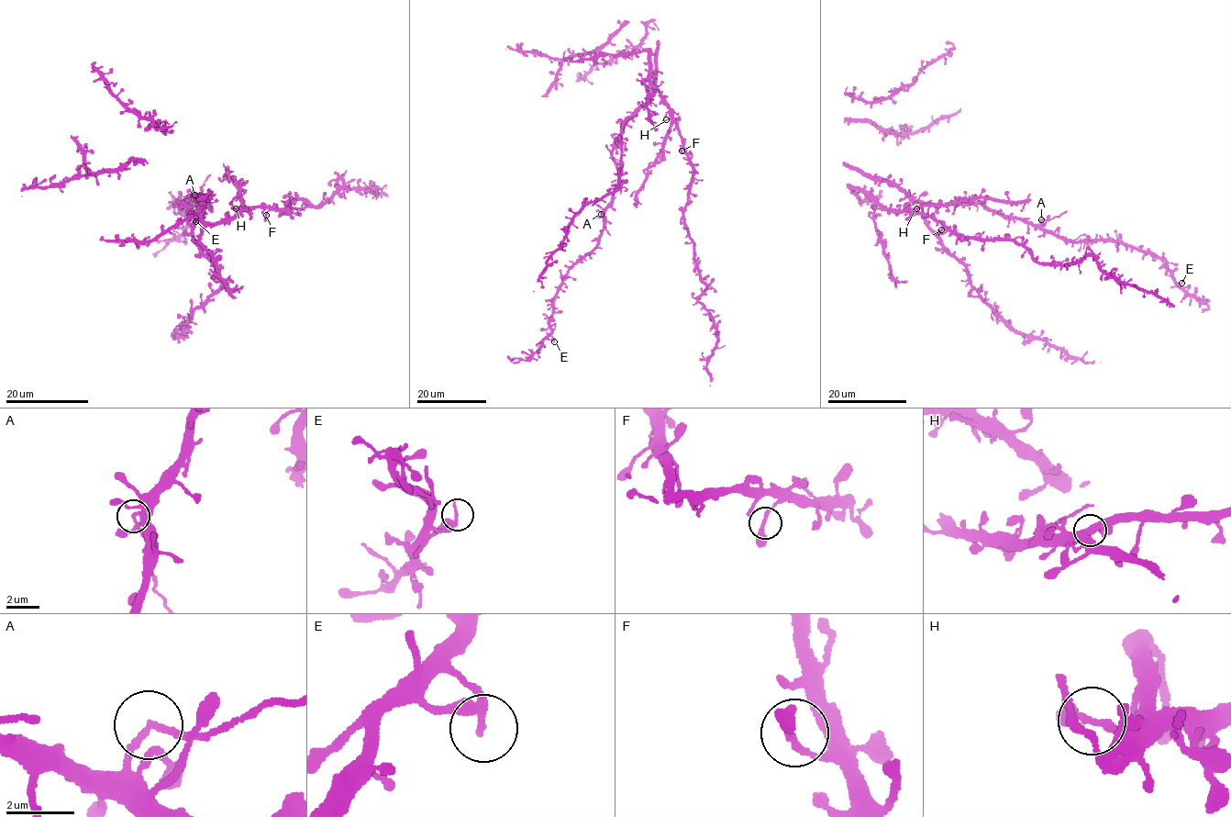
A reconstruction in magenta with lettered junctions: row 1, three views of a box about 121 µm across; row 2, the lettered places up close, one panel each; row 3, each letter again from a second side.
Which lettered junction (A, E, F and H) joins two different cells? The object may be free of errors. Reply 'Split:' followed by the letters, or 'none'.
Split: A

